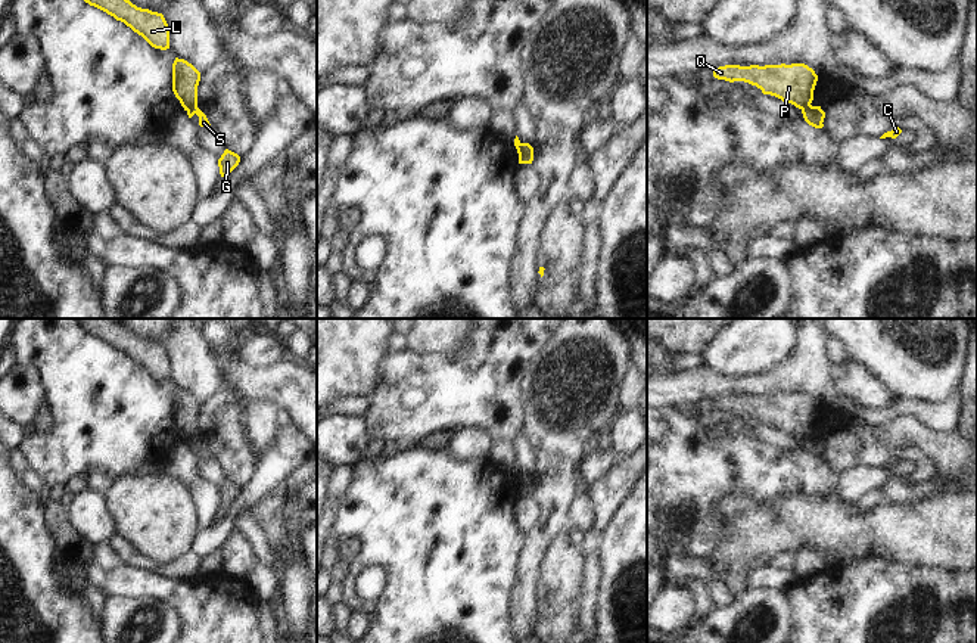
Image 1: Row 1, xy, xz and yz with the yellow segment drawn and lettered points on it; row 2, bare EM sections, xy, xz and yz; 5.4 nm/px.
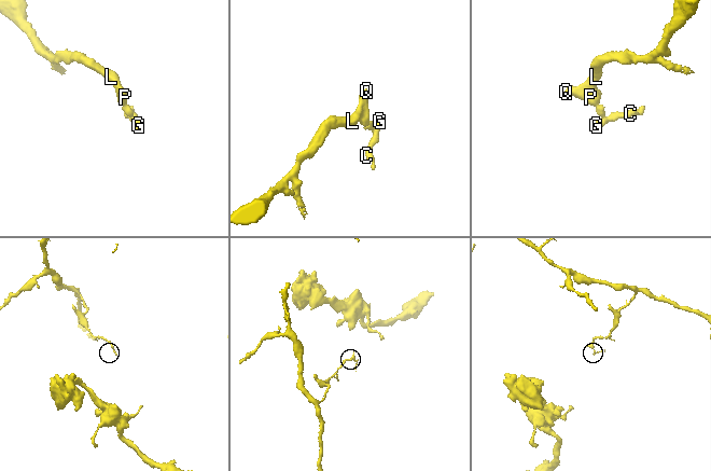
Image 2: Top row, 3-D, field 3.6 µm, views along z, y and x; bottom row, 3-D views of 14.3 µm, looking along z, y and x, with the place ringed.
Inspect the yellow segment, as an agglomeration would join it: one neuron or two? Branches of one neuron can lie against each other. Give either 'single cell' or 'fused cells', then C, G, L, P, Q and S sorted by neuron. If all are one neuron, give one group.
fused cells; C G S / L P Q

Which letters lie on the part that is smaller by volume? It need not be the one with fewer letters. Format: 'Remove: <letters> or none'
Remove: C, G, S

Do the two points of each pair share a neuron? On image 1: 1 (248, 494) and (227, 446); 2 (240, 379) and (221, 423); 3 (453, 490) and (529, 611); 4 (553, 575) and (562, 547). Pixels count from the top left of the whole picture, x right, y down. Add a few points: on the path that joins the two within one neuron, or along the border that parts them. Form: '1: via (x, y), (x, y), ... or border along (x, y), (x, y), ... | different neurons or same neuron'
1: border along (258, 454), (254, 475), (240, 488) | different neurons
2: border along (227, 388), (245, 403) | different neurons
3: border along (520, 552), (516, 583), (510, 593), (509, 620) | different neurons
4: via (560, 568), (560, 555) | same neuron

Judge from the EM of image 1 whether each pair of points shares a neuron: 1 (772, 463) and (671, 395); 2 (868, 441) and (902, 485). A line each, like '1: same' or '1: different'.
1: different
2: different

